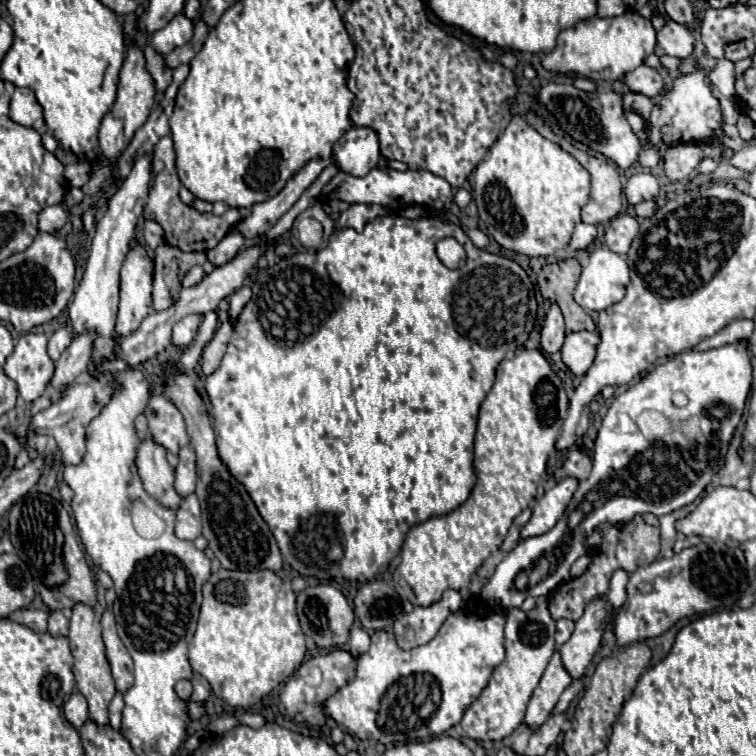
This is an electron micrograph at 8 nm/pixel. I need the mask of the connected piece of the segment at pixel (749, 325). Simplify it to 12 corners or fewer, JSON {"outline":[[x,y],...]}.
{"outline":[[736,319],[692,351],[708,351],[752,335],[750,319]]}

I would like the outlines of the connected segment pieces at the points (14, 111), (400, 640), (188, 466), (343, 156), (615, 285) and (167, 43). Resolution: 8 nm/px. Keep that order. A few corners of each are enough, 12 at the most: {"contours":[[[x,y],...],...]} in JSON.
{"contours":[[[30,89],[14,91],[10,119],[32,127],[42,119]],[[450,589],[432,605],[414,607],[392,627],[396,645],[428,643],[444,619],[460,609]],[[184,447],[176,467],[176,491],[184,497],[196,489],[196,455]],[[352,127],[334,143],[332,161],[356,177],[374,169],[376,131]],[[596,247],[574,299],[588,313],[626,295],[626,259]],[[178,13],[152,35],[152,45],[166,55],[192,39],[192,19]]]}

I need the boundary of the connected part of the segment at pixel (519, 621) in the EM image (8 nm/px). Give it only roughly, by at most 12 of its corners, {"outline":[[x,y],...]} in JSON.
{"outline":[[546,597],[510,609],[506,659],[464,711],[476,741],[522,723],[556,651]]}

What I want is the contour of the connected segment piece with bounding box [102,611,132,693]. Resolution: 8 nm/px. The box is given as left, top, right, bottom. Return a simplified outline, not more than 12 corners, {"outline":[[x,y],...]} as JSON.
{"outline":[[112,611],[102,613],[102,635],[116,689],[132,685],[132,657],[120,643]]}

